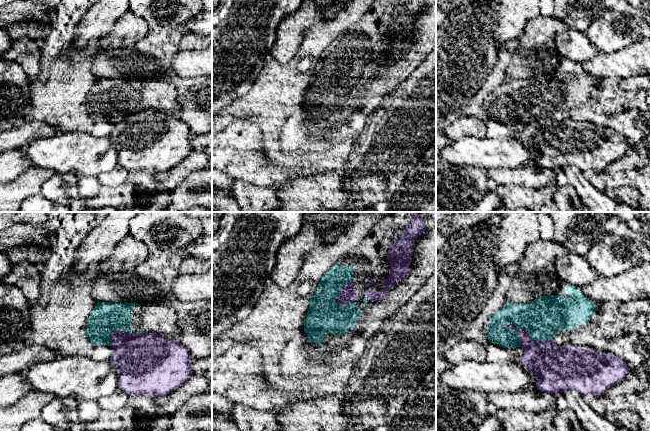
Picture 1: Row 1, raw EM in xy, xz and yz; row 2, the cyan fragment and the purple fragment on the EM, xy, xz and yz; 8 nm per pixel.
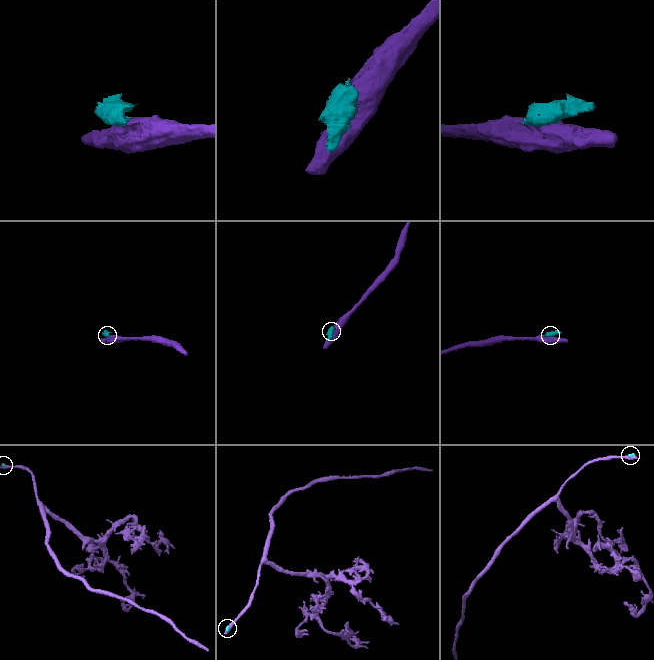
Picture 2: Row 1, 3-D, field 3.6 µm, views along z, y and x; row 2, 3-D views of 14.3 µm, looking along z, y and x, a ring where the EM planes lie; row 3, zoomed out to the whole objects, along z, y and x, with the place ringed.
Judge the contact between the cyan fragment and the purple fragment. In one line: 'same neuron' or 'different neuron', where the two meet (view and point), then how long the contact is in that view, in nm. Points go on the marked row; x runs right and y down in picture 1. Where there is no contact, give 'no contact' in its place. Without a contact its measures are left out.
different neuron; contact yz (528, 334); length 400 nm

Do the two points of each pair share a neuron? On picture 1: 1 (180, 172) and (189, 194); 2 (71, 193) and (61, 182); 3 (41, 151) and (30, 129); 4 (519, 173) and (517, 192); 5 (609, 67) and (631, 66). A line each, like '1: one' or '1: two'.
1: two
2: one
3: two
4: two
5: one

